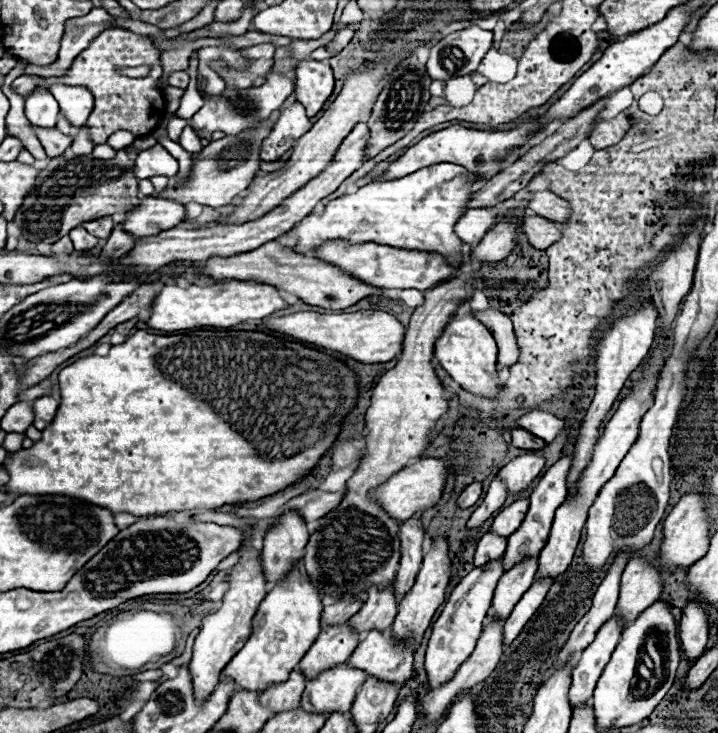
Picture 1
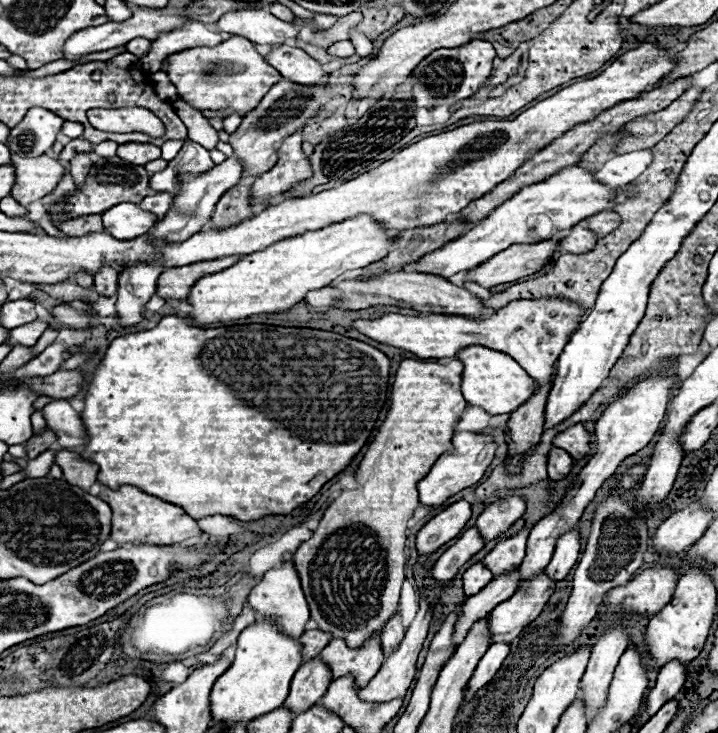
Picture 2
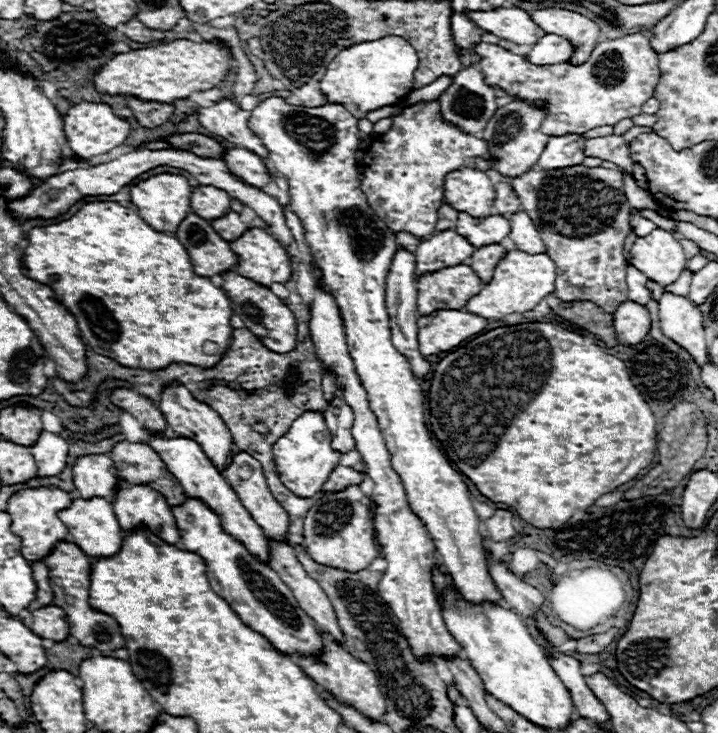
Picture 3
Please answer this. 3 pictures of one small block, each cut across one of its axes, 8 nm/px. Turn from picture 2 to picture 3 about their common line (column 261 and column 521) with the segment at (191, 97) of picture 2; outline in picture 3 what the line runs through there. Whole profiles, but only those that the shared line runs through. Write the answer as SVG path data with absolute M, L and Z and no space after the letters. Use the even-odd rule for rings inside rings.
M642 34L600 42L580 66L568 62L536 66L530 64L526 56L484 42L476 44L474 52L482 56L480 68L486 74L486 84L498 86L510 98L526 100L546 112L542 132L548 136L562 136L568 132L582 134L598 126L614 126L624 118L632 118L640 114L642 104L652 98L654 86L660 80L658 56L650 40Z

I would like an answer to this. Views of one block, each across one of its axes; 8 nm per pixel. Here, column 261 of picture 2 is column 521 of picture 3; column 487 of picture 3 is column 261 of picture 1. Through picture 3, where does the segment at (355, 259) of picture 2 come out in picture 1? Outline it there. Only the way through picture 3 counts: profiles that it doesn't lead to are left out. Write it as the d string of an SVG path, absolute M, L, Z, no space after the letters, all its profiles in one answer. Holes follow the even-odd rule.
M226 280L214 286L176 286L166 284L162 292L152 302L152 314L148 326L154 330L186 330L196 326L216 326L216 328L230 328L248 318L266 318L276 310L288 308L288 304L280 298L278 290L268 284L256 284L252 280Z

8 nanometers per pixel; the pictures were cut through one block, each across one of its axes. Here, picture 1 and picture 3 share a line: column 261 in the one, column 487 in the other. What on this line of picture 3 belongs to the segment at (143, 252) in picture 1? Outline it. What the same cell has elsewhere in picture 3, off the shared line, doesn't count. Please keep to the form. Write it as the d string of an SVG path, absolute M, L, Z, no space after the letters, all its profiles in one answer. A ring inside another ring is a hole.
M460 212L456 232L462 232L470 244L480 248L482 244L500 244L510 234L510 222L500 214L488 218L472 218L466 212Z

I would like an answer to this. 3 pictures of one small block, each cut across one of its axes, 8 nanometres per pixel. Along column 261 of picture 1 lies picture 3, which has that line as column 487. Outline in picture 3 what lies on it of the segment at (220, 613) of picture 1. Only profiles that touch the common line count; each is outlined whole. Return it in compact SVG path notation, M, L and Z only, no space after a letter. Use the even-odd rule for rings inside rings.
M272 96L262 104L258 104L252 110L252 118L250 118L252 132L264 142L264 146L270 152L270 164L278 174L282 174L288 180L290 206L302 220L310 254L322 272L324 284L328 286L328 290L332 292L338 304L338 310L344 322L348 352L354 360L354 366L364 384L364 390L368 392L368 402L372 412L376 414L380 432L384 434L384 440L388 444L394 470L398 472L398 476L402 476L406 498L410 500L410 510L422 520L422 524L430 532L430 538L434 540L434 546L442 558L442 564L450 572L458 592L462 592L462 598L470 600L470 604L484 604L486 600L490 600L492 604L502 604L502 594L496 590L494 580L490 578L490 572L488 572L486 550L482 546L482 538L478 532L480 518L472 506L468 486L462 482L460 474L450 466L443 450L438 448L432 433L427 428L423 409L426 397L420 386L420 380L414 378L408 360L392 344L390 316L386 312L386 276L390 270L390 262L398 250L398 242L396 242L396 232L392 232L388 224L374 214L364 192L360 190L358 168L354 160L354 152L358 150L358 136L360 136L356 124L358 120L342 104L324 104L318 108L306 108L306 106L290 106L284 102L284 98L278 98L278 96Z

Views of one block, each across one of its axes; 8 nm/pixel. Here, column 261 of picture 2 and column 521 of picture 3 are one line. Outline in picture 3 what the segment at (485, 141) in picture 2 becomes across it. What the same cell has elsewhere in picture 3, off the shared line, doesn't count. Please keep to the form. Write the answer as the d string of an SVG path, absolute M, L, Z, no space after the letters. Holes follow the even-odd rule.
M516 212L508 216L510 220L510 240L516 244L516 248L522 248L522 252L544 252L546 246L540 238L540 232L536 230L534 222L526 212Z

